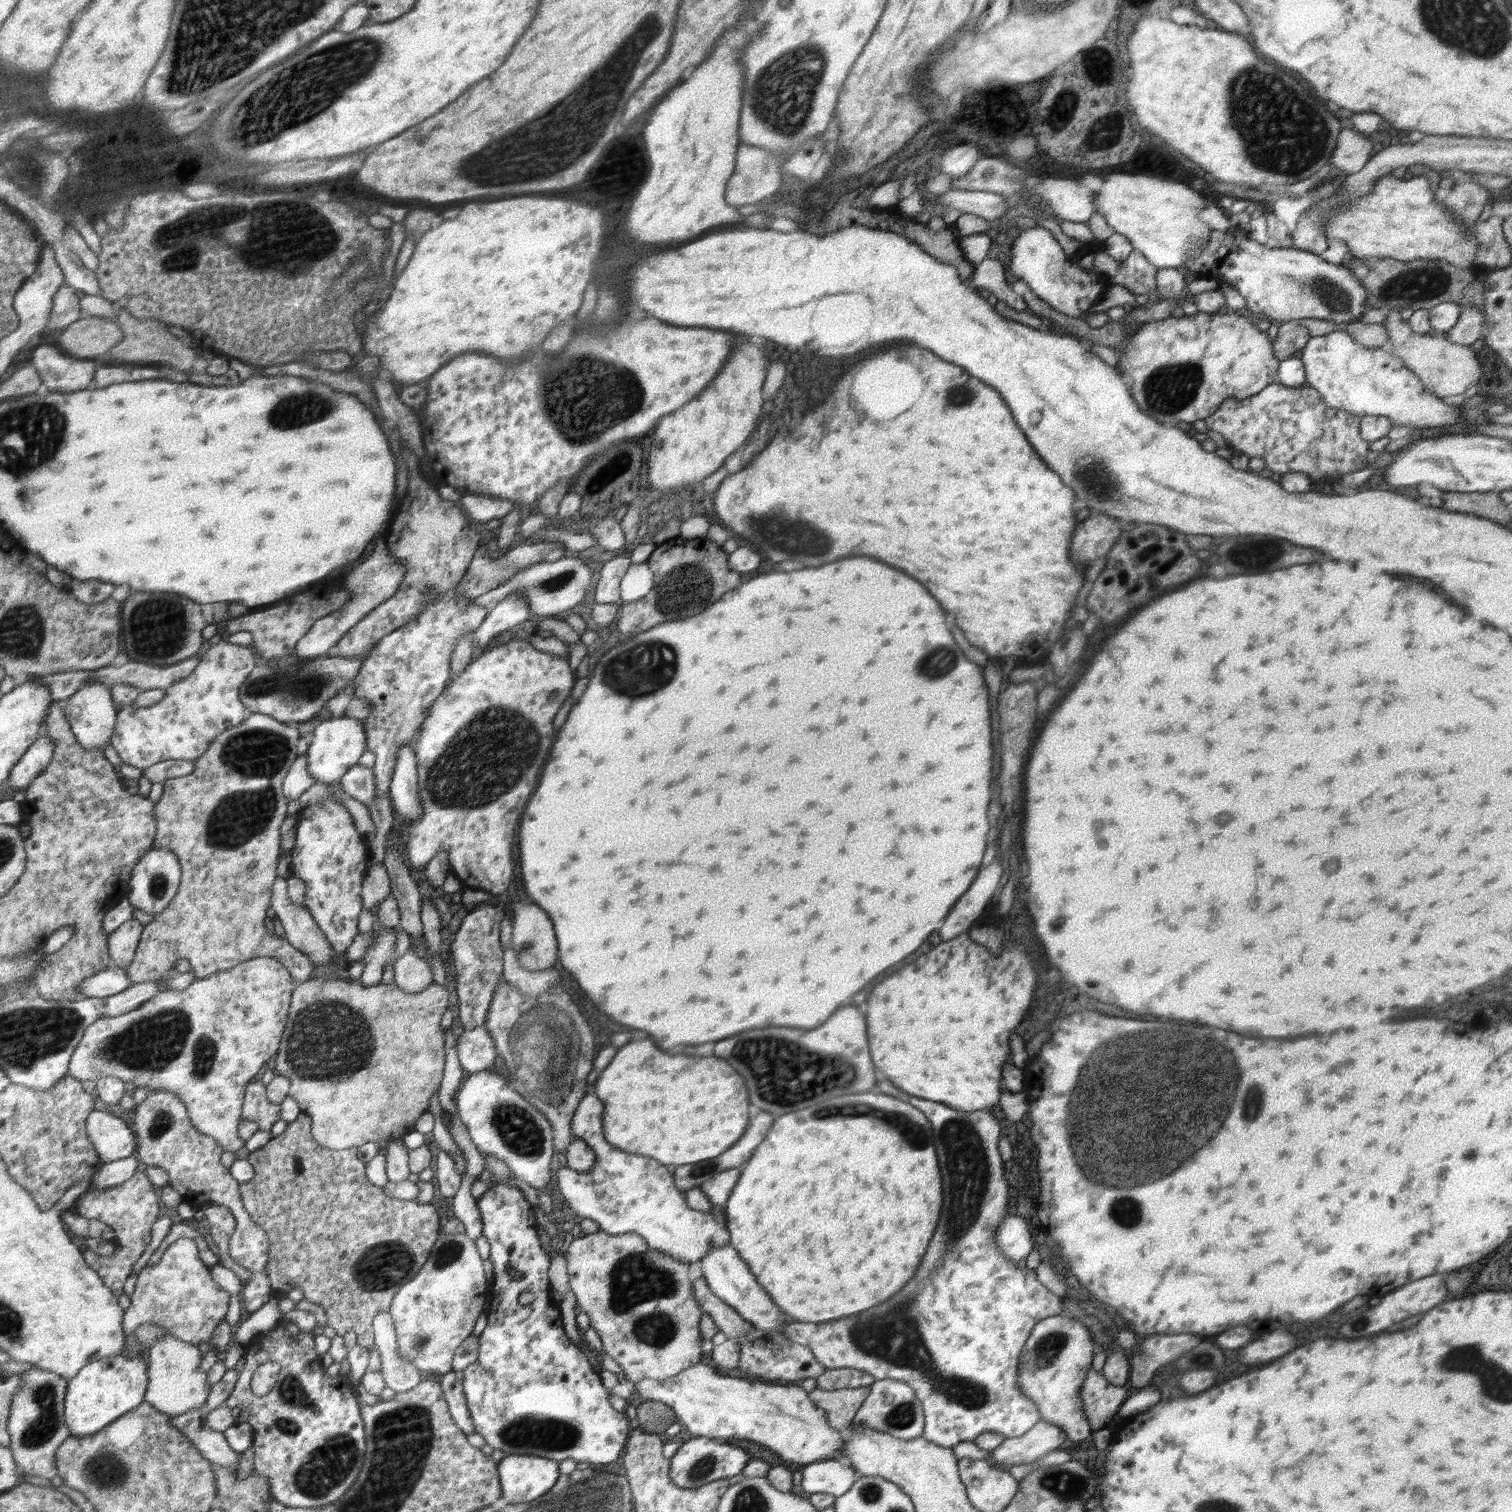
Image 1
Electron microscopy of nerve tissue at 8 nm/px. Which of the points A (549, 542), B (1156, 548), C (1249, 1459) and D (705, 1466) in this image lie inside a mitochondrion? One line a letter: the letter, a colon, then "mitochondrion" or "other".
A: other
B: other
C: other
D: mitochondrion

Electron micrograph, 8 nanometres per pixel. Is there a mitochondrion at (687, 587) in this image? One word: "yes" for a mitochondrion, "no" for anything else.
yes

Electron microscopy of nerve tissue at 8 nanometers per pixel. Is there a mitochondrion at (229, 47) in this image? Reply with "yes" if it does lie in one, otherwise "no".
yes

